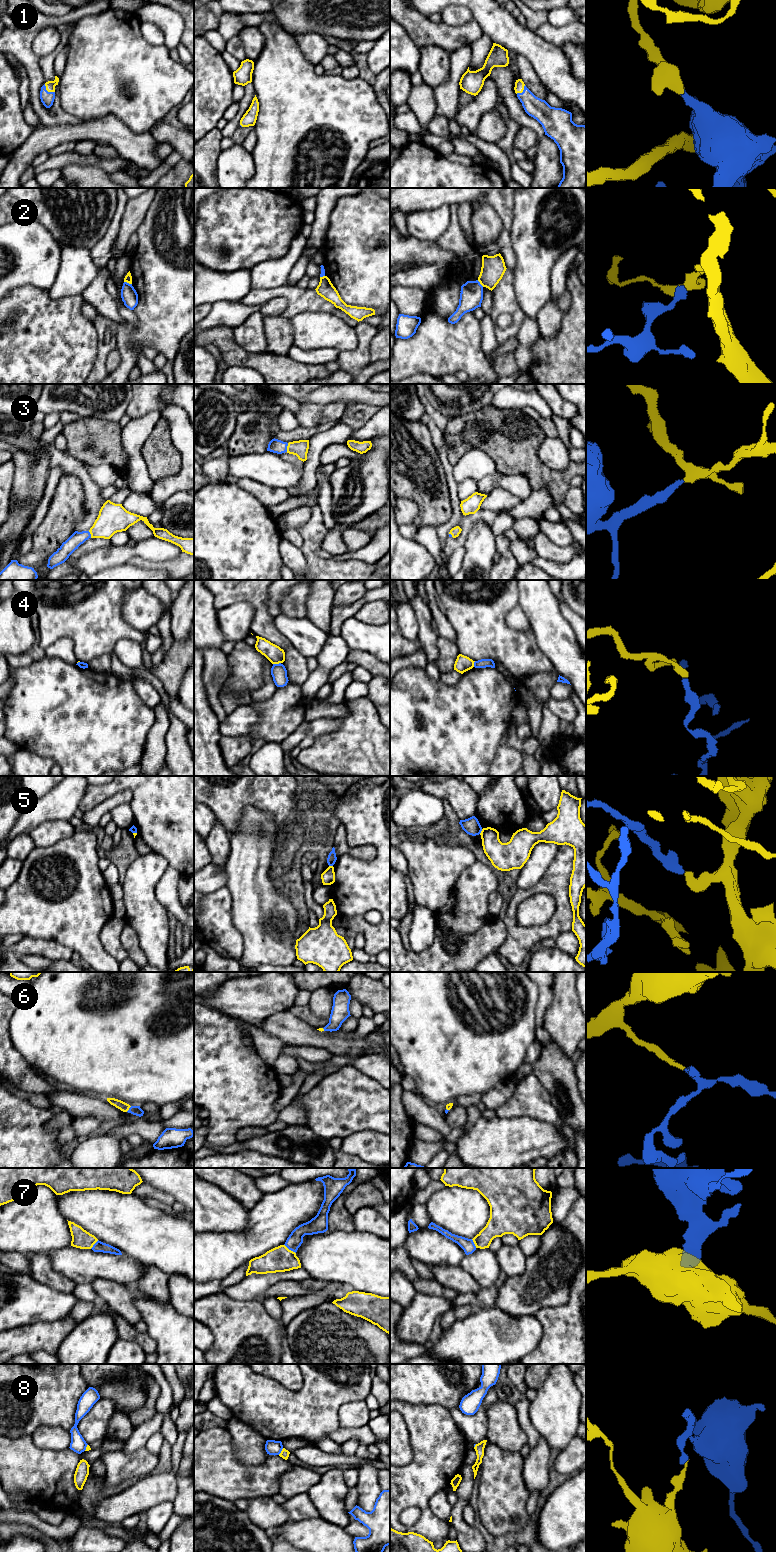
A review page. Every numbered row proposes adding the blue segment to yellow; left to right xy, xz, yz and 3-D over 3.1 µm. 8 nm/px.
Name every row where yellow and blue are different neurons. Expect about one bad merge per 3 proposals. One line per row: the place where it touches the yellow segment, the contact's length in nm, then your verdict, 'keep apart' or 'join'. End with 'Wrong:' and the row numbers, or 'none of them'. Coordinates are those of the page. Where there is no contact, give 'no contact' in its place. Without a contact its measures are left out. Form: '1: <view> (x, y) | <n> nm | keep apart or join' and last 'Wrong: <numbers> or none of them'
1: xy (48, 91) | 110 nm | join
2: xy (128, 282) | 70 nm | keep apart
3: xz (287, 447) | 70 nm | join
4: xz (276, 663) | 70 nm | keep apart
5: yz (481, 831) | 50 nm | keep apart
6: xy (128, 1109) | 60 nm | join
7: xz (290, 1250) | 120 nm | keep apart
8: xz (281, 1451) | 70 nm | keep apart
Wrong: 2, 4, 5, 7, 8

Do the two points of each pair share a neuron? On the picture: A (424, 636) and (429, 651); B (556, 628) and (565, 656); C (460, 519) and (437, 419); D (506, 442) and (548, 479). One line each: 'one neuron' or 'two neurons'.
A: one neuron
B: one neuron
C: one neuron
D: one neuron

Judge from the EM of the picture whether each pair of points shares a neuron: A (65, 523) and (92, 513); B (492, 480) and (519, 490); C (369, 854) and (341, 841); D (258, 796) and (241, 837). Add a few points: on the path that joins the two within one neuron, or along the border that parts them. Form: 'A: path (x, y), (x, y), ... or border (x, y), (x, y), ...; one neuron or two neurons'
A: border (84, 493), (83, 507), (85, 517), (75, 530); two neurons
B: path (499, 481), (512, 483); one neuron
C: path (362, 853), (356, 853), (346, 848); one neuron
D: border (273, 819), (268, 813), (246, 806), (237, 823); two neurons

